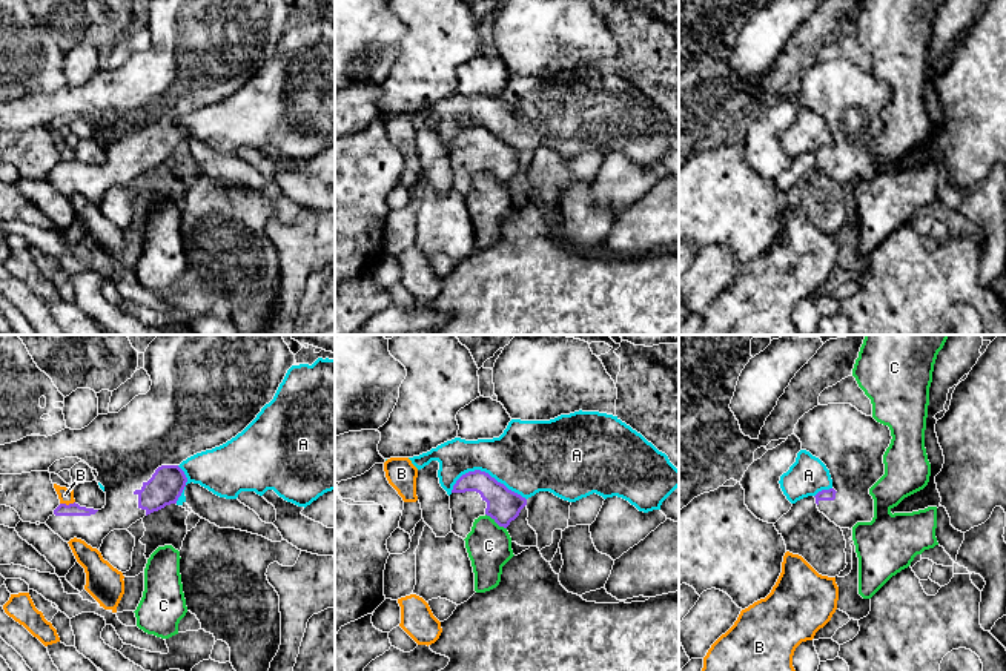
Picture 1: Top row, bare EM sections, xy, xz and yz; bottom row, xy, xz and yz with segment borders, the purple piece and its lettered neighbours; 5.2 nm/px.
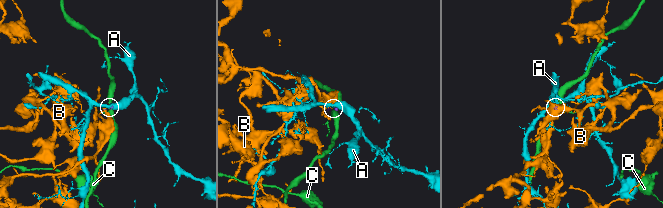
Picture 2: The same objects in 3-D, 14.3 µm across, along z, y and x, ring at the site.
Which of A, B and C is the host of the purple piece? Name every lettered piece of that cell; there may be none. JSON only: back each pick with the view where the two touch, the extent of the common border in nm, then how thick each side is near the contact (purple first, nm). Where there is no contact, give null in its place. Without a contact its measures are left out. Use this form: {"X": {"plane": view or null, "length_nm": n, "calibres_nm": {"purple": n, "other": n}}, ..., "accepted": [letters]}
{"accepted": []}

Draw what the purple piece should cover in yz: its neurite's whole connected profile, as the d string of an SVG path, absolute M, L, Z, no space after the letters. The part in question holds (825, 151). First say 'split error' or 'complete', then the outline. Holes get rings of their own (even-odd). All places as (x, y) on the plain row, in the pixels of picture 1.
split error | M828 60L805 69L794 91L802 106L826 121L832 135L829 146L814 152L819 167L840 184L871 178L869 144L885 131L883 111L892 95L889 83L851 60Z

